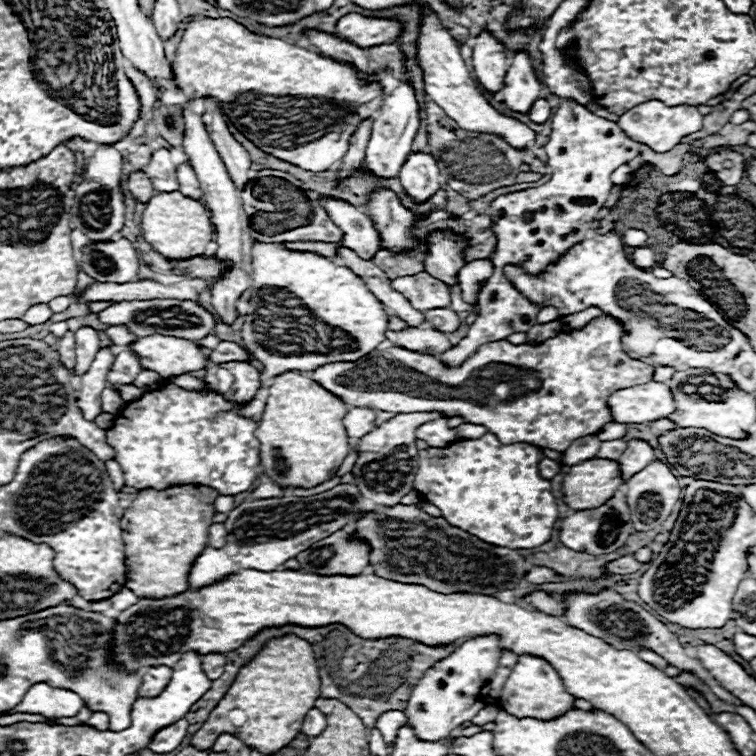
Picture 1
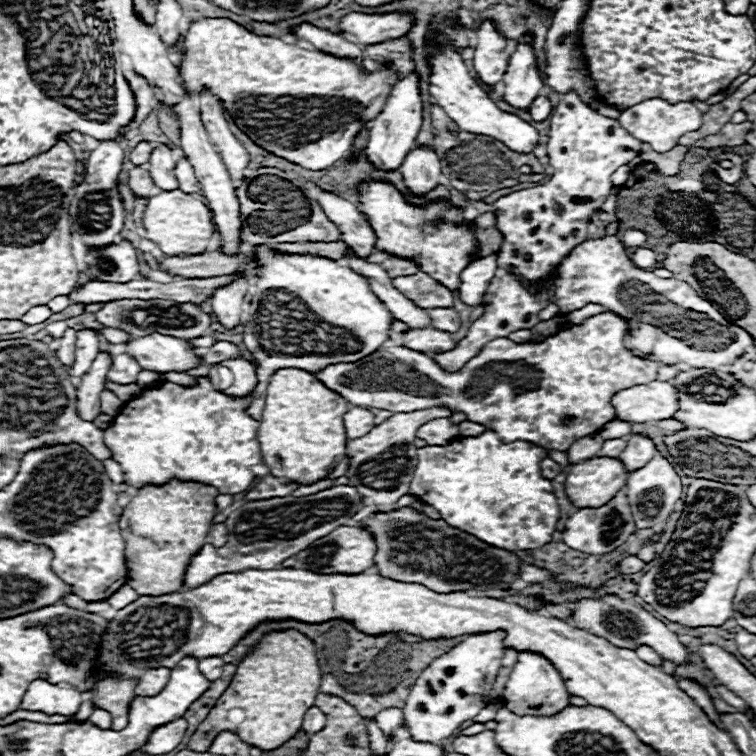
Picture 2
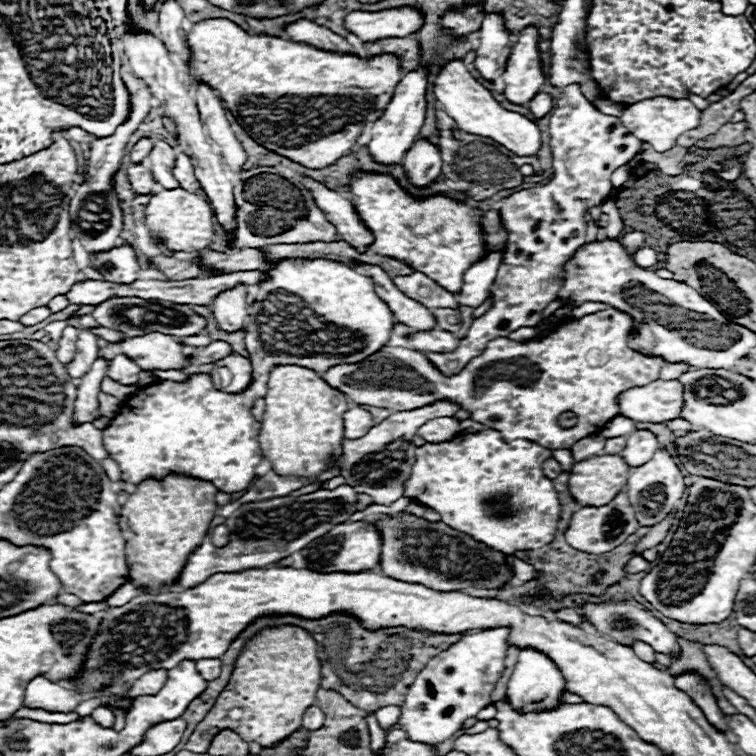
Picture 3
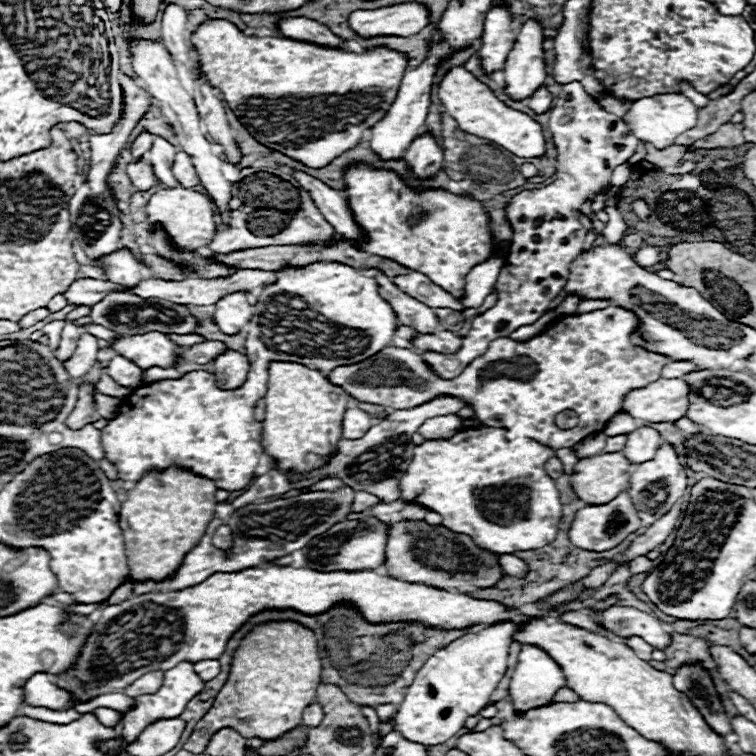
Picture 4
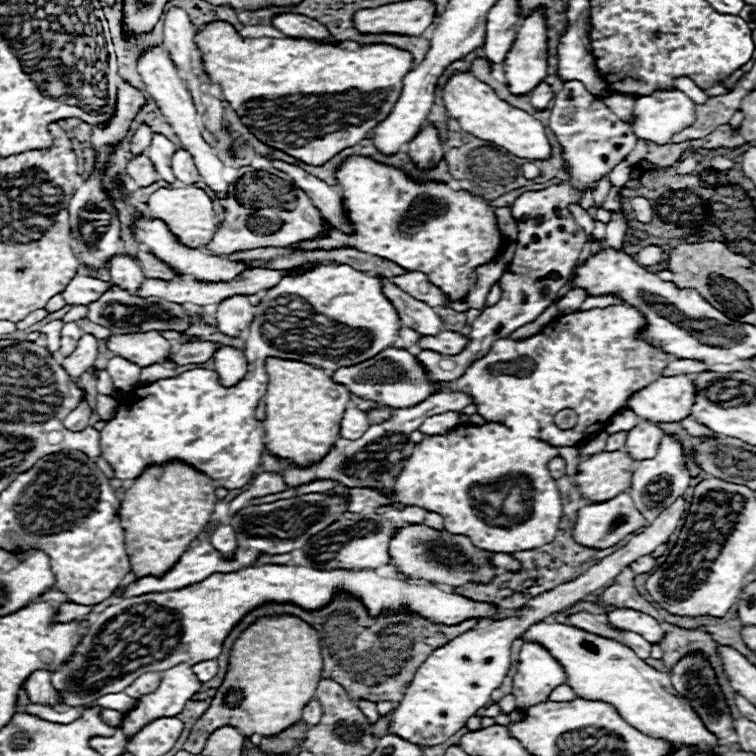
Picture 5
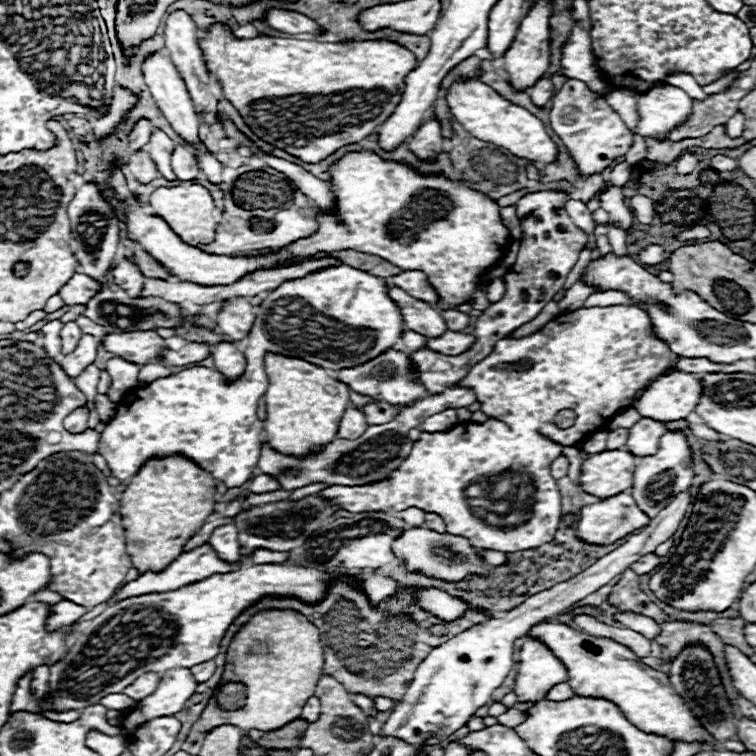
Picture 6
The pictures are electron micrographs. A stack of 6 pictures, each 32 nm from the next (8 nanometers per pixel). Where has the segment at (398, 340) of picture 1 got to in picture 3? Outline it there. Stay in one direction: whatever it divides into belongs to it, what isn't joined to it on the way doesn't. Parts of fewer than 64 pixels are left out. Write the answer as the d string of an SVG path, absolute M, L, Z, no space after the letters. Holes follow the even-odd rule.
M434 330L434 332L412 332L406 336L408 348L414 348L418 352L452 352L458 348L458 342L450 332L446 330Z

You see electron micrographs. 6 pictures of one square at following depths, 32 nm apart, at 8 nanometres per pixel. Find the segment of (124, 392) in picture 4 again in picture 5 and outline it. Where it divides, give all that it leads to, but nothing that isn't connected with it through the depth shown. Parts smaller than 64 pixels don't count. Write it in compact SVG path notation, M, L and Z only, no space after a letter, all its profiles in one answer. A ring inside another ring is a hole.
M105 370L99 372L97 391L105 395L112 395L116 391L111 377Z

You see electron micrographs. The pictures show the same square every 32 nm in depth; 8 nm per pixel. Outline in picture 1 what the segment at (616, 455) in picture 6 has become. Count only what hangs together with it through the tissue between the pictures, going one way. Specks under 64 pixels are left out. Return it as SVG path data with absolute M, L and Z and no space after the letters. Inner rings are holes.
M586 460L568 468L562 482L562 500L572 510L602 506L620 488L620 472L614 460Z

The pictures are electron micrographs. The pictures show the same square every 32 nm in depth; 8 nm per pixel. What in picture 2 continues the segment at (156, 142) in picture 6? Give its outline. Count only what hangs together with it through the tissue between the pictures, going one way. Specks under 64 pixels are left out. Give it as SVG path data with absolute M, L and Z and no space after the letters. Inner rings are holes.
M160 144L148 160L148 170L150 170L150 178L154 180L154 184L160 190L176 190L178 188L178 180L174 176L174 160L172 160L172 150L164 144Z

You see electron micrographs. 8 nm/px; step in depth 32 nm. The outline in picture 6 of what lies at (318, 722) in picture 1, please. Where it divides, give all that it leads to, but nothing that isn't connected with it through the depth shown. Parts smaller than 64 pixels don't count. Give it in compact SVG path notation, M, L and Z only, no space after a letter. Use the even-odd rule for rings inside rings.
M312 696L312 698L306 702L306 706L302 708L302 718L304 718L306 722L314 722L318 716L320 716L320 702L318 702L316 696Z

